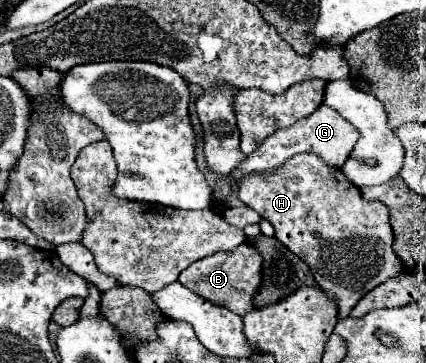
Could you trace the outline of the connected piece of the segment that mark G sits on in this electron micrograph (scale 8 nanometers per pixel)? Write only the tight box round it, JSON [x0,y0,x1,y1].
[212,104,360,204]

